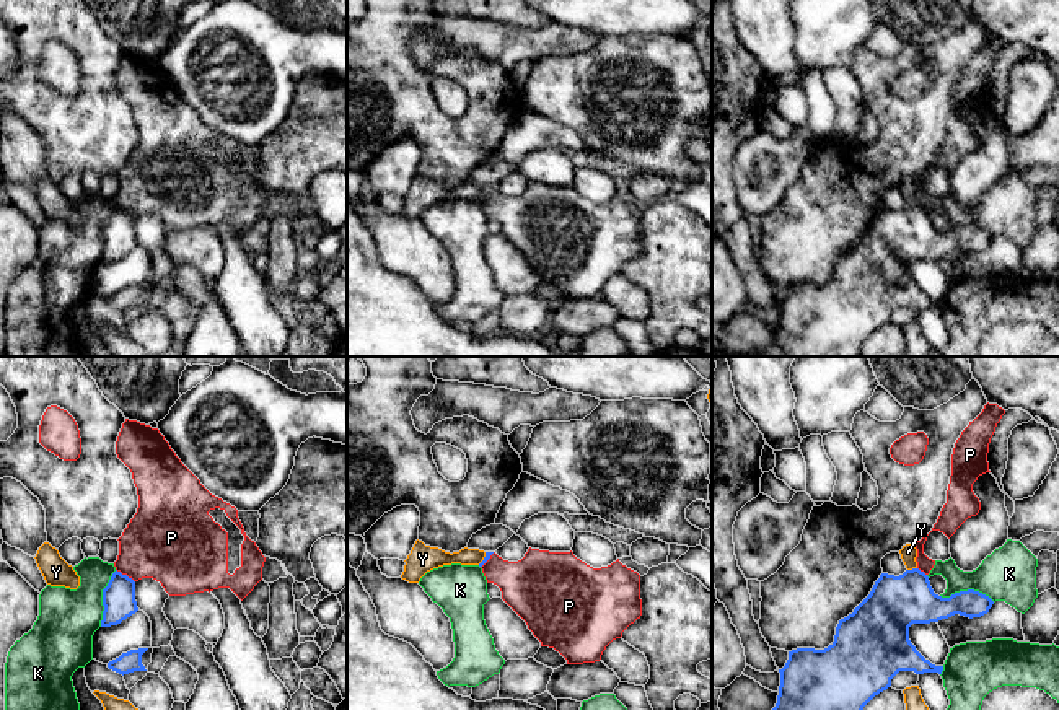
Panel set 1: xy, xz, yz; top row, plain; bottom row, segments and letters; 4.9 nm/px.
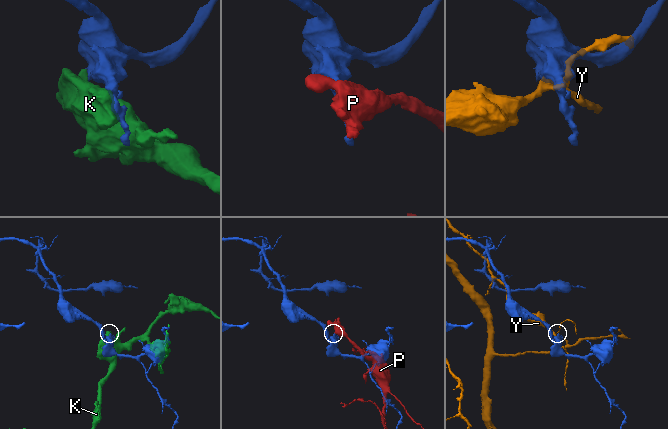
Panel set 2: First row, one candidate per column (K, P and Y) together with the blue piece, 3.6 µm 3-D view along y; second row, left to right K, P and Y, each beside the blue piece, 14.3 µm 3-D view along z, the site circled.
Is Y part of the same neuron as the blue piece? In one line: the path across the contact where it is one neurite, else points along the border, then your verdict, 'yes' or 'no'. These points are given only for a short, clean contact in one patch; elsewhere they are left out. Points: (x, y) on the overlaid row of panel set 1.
no

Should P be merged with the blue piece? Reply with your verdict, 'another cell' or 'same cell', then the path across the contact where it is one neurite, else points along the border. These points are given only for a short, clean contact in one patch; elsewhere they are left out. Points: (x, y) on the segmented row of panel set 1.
another cell; border along xy (116, 569), (134, 582)

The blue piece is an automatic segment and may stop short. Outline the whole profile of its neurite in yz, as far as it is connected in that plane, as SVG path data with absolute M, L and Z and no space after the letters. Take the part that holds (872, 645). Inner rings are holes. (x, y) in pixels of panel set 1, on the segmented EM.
M919 568L899 576L881 573L870 594L839 620L828 648L789 651L772 710L863 710L899 671L942 674L943 666L932 664L911 643L909 627L955 614L981 617L992 604L974 589L942 598Z

